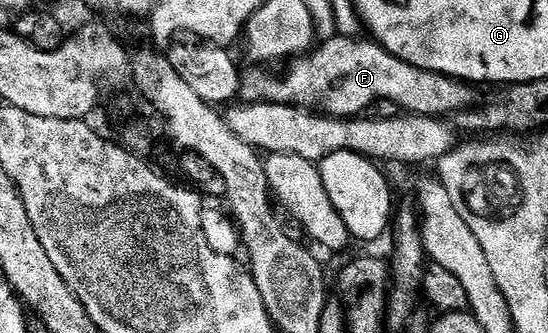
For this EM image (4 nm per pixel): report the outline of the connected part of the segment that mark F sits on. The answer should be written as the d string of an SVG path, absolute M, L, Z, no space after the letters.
M336 37L320 42L310 53L296 58L295 63L284 75L266 75L266 70L251 69L241 79L241 99L246 103L287 103L290 107L318 109L336 119L359 117L366 112L373 101L397 101L397 105L412 115L430 115L432 117L454 117L461 111L469 111L476 106L476 88L462 79L451 79L448 75L438 75L425 69L417 69L389 53L374 41L358 43L355 37Z

